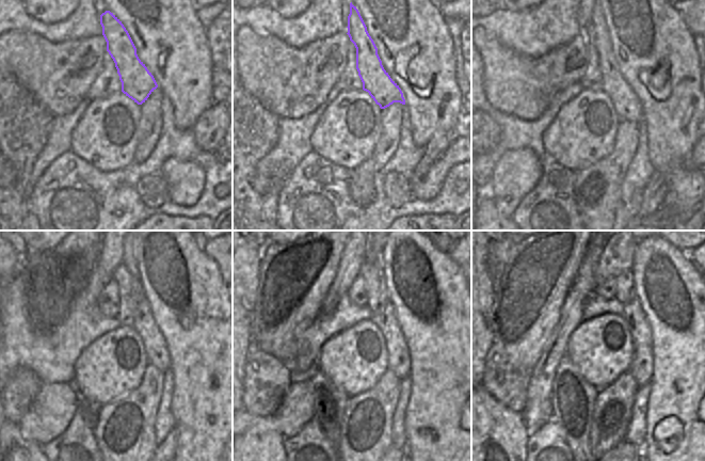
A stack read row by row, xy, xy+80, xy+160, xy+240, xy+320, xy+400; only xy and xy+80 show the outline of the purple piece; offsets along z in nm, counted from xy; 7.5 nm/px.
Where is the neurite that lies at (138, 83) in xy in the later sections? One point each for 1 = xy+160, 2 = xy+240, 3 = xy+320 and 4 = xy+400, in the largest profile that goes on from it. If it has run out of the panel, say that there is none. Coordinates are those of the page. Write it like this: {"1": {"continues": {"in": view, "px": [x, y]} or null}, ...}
{"1": {"continues": {"in": "xy+160", "px": [628, 107]}}, "2": {"continues": {"in": "xy+240", "px": [154, 343]}}, "3": {"continues": {"in": "xy+320", "px": [398, 353]}}, "4": {"continues": {"in": "xy+400", "px": [641, 368]}}}

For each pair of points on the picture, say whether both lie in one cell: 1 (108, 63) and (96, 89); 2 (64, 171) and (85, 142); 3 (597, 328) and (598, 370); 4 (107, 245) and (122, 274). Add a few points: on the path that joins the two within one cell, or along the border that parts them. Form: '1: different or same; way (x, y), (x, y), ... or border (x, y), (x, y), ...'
1: same; way (108, 69), (108, 76), (102, 82)
2: different; border (73, 130), (70, 149), (97, 169)
3: same; way (598, 338), (598, 360)
4: different; border (121, 264), (113, 270), (112, 279)

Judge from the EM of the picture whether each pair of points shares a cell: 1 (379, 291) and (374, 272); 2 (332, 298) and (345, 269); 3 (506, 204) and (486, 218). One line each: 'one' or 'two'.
1: one
2: one
3: two

